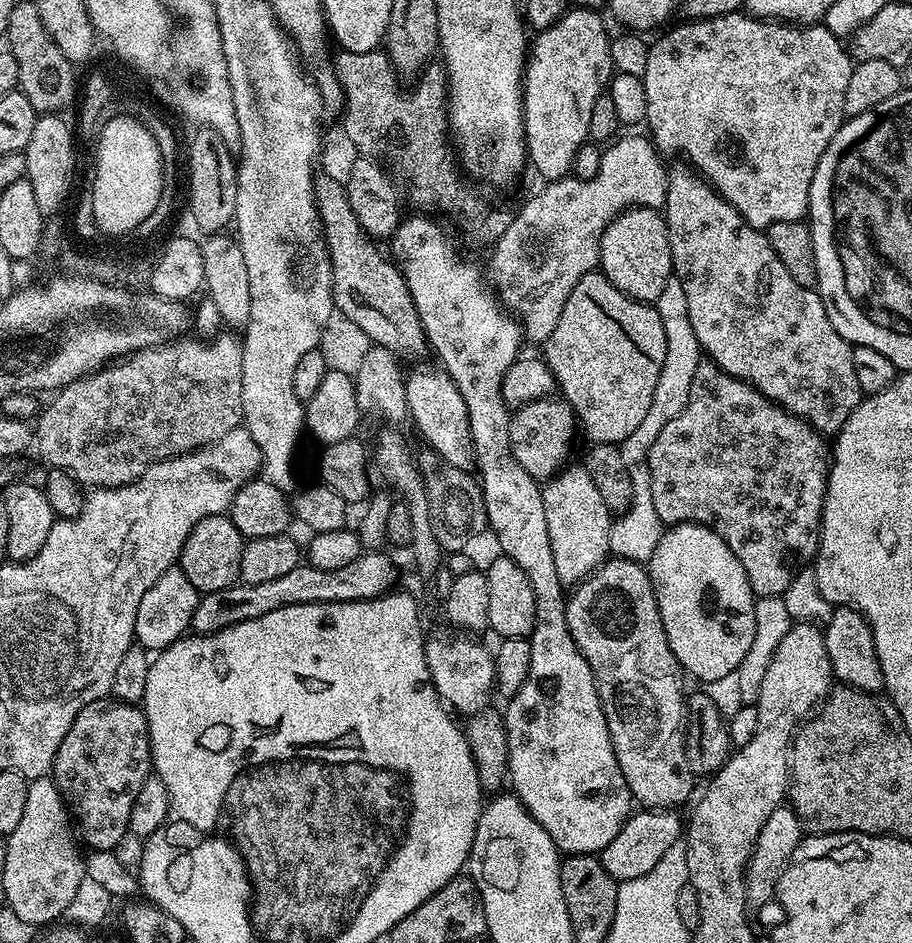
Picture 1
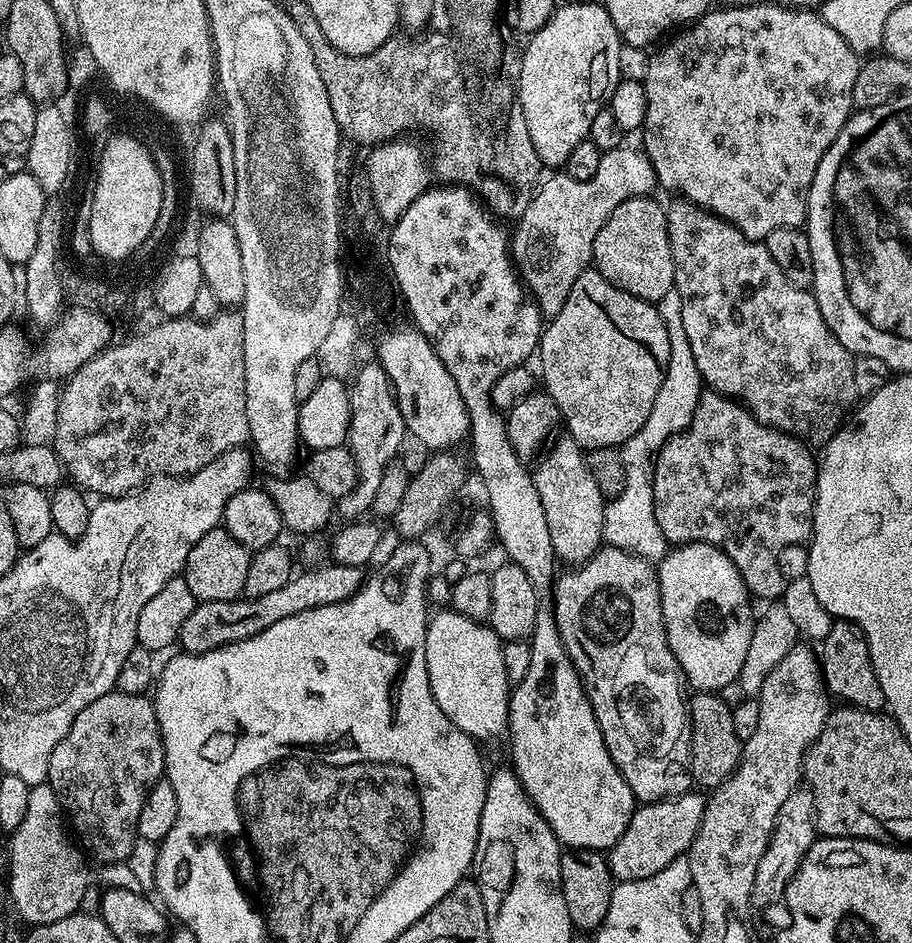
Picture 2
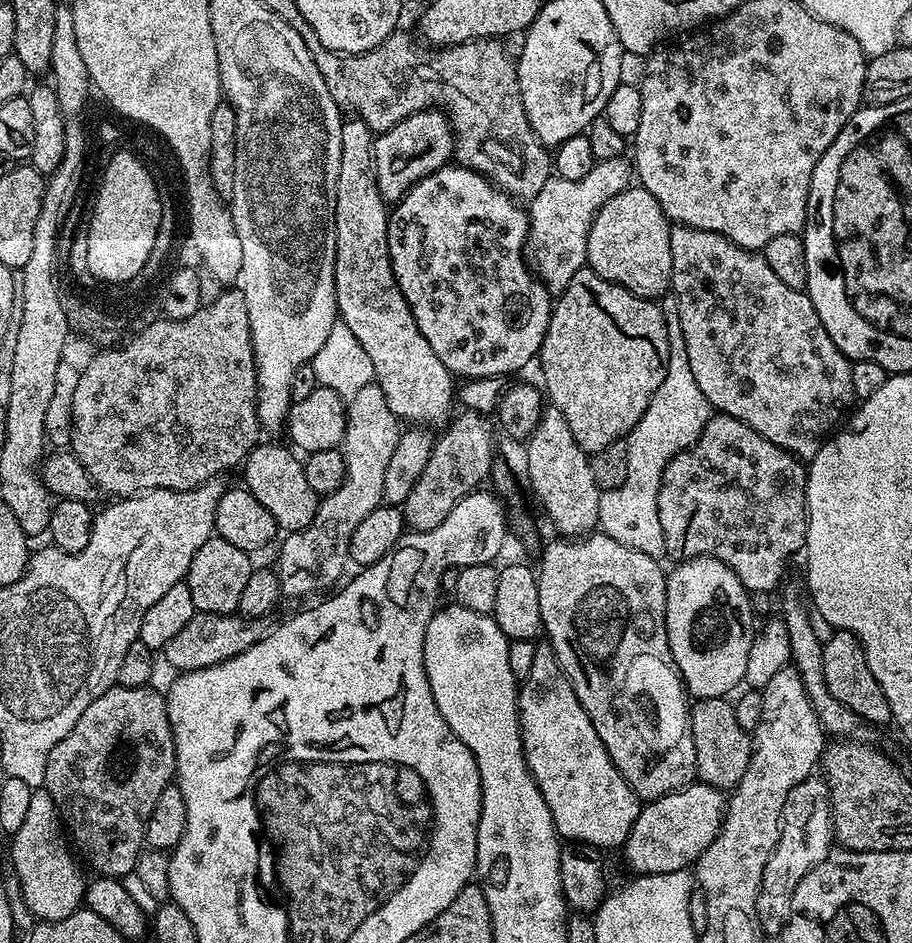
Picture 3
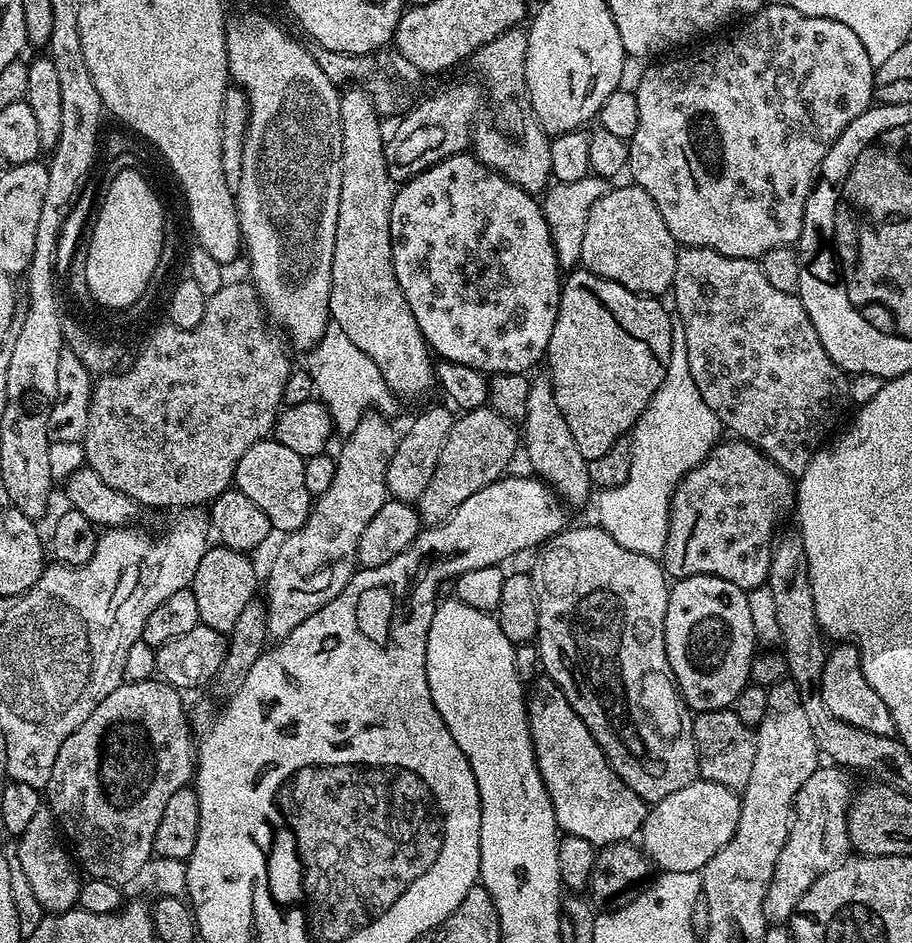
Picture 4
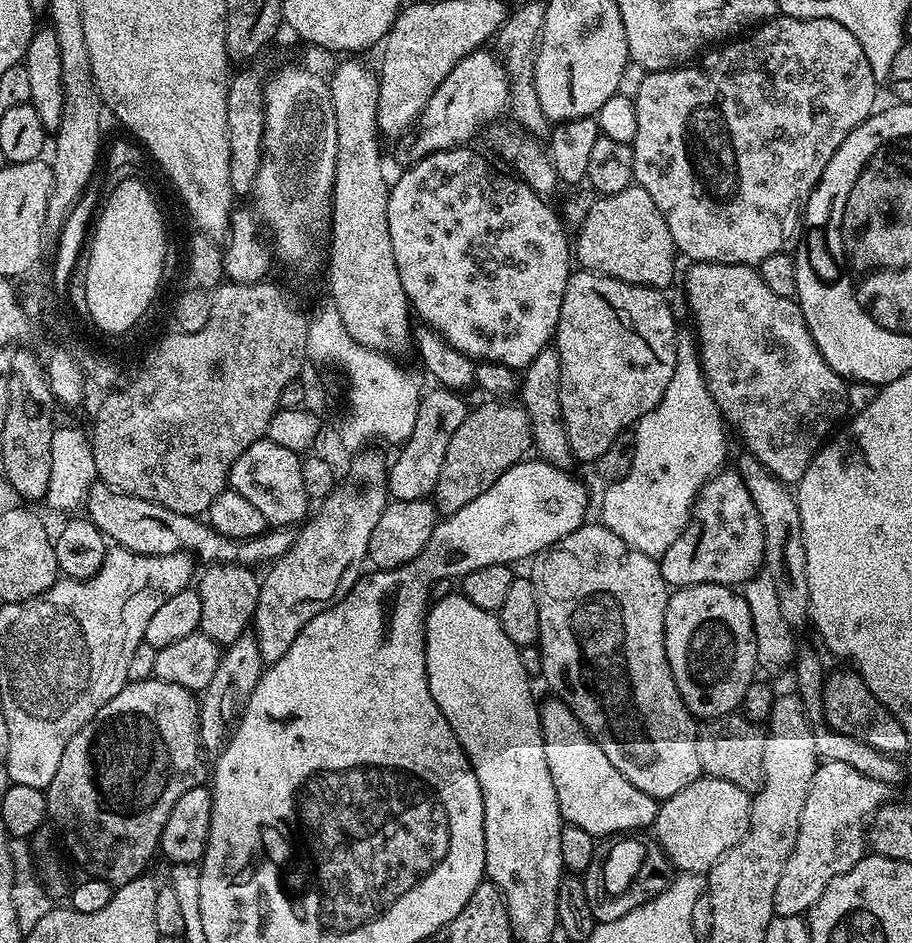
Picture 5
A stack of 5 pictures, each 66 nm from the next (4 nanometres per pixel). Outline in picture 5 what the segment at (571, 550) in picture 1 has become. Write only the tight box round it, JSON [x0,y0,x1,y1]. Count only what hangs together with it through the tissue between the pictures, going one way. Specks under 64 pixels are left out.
[518,346,574,469]

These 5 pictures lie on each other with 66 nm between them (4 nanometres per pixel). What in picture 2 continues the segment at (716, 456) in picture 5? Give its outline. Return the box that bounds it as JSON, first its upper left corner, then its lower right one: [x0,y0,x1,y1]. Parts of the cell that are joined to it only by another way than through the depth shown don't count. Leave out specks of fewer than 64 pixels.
[602,318,702,562]

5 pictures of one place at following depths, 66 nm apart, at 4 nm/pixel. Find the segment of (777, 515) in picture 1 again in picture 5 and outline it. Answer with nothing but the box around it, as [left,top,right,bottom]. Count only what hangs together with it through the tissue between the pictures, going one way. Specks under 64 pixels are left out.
[658,470,763,590]

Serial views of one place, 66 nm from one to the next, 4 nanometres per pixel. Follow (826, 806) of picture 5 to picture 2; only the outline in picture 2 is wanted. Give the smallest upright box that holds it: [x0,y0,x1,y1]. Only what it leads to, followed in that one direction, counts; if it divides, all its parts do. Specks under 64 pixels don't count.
[752,787,817,909]

